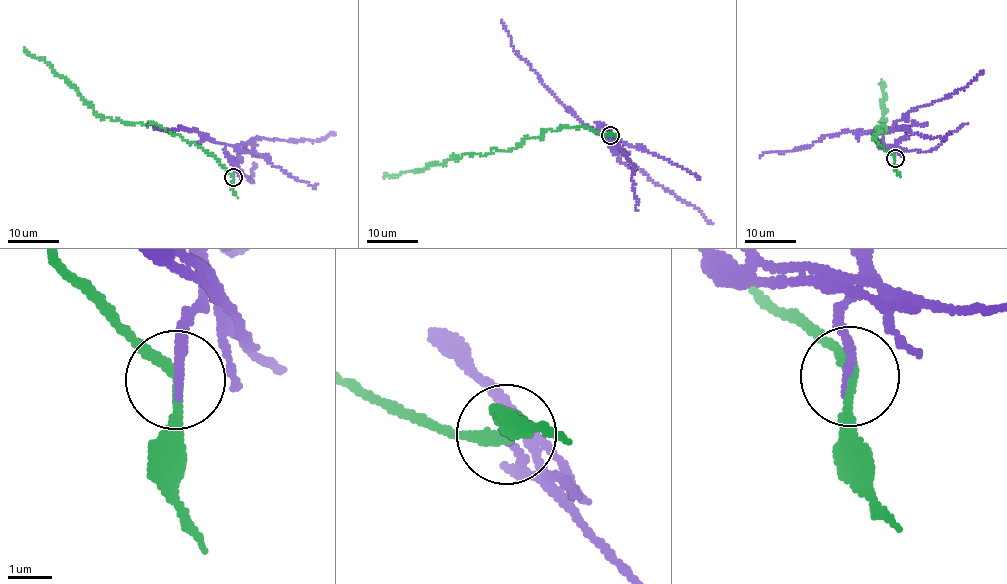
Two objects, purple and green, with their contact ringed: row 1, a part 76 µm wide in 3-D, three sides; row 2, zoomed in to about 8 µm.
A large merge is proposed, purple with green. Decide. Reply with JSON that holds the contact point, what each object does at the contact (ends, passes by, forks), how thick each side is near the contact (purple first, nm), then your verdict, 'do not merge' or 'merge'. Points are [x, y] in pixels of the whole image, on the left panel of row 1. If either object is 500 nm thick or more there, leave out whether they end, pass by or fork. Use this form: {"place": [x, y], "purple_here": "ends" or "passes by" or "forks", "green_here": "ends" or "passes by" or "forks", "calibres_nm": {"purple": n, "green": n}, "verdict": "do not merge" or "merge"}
{"place": [233, 177], "purple_here": "ends", "green_here": "passes by", "calibres_nm": {"purple": 240, "green": 240}, "verdict": "do not merge"}

